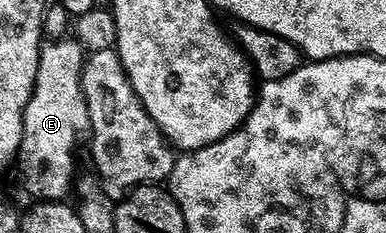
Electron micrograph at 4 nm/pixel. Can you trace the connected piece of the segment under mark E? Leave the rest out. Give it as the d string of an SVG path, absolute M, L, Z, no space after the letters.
M68 36L49 41L40 47L38 76L30 100L24 109L24 135L18 155L18 167L20 166L20 178L30 193L48 190L42 194L45 202L57 201L58 194L52 190L68 190L72 186L72 173L76 170L75 164L72 163L72 153L76 150L76 133L79 132L80 122L82 126L82 119L86 114L84 93L80 87L80 71L84 68L85 57L85 48Z

